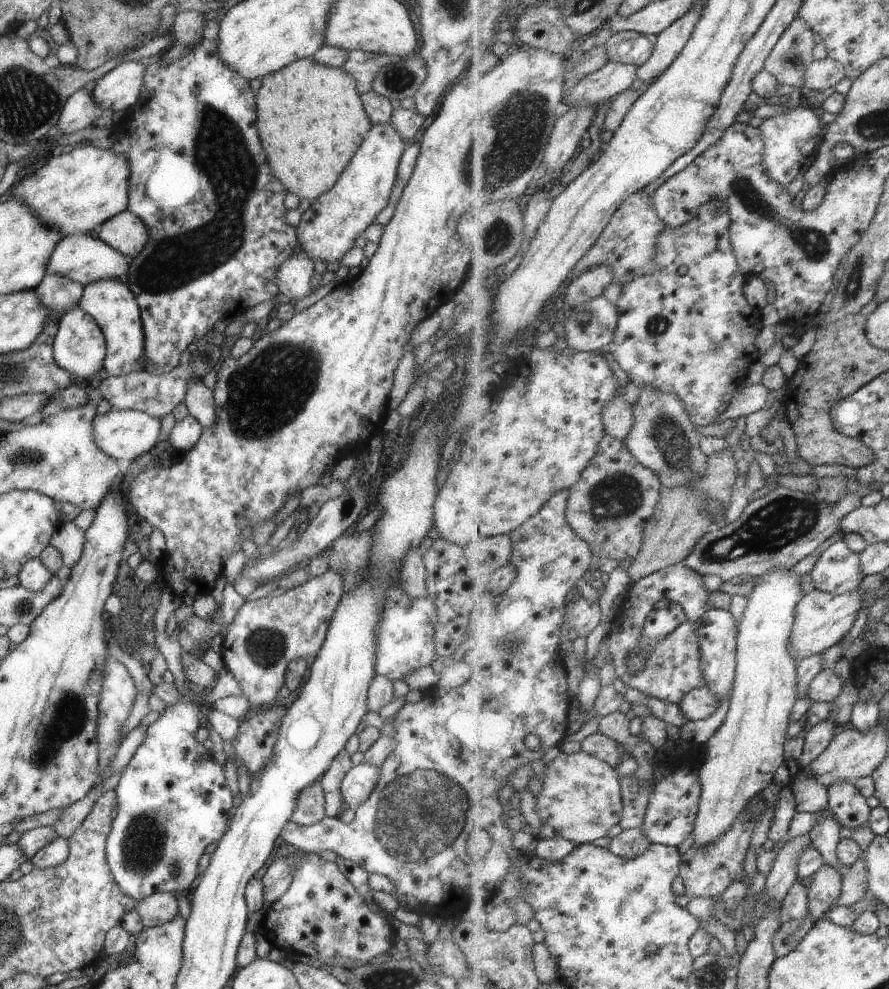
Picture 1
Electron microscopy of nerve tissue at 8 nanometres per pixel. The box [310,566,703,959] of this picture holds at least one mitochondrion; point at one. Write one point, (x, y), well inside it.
(405, 825)

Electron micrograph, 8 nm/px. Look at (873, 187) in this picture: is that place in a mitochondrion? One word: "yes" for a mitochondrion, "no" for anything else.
no

